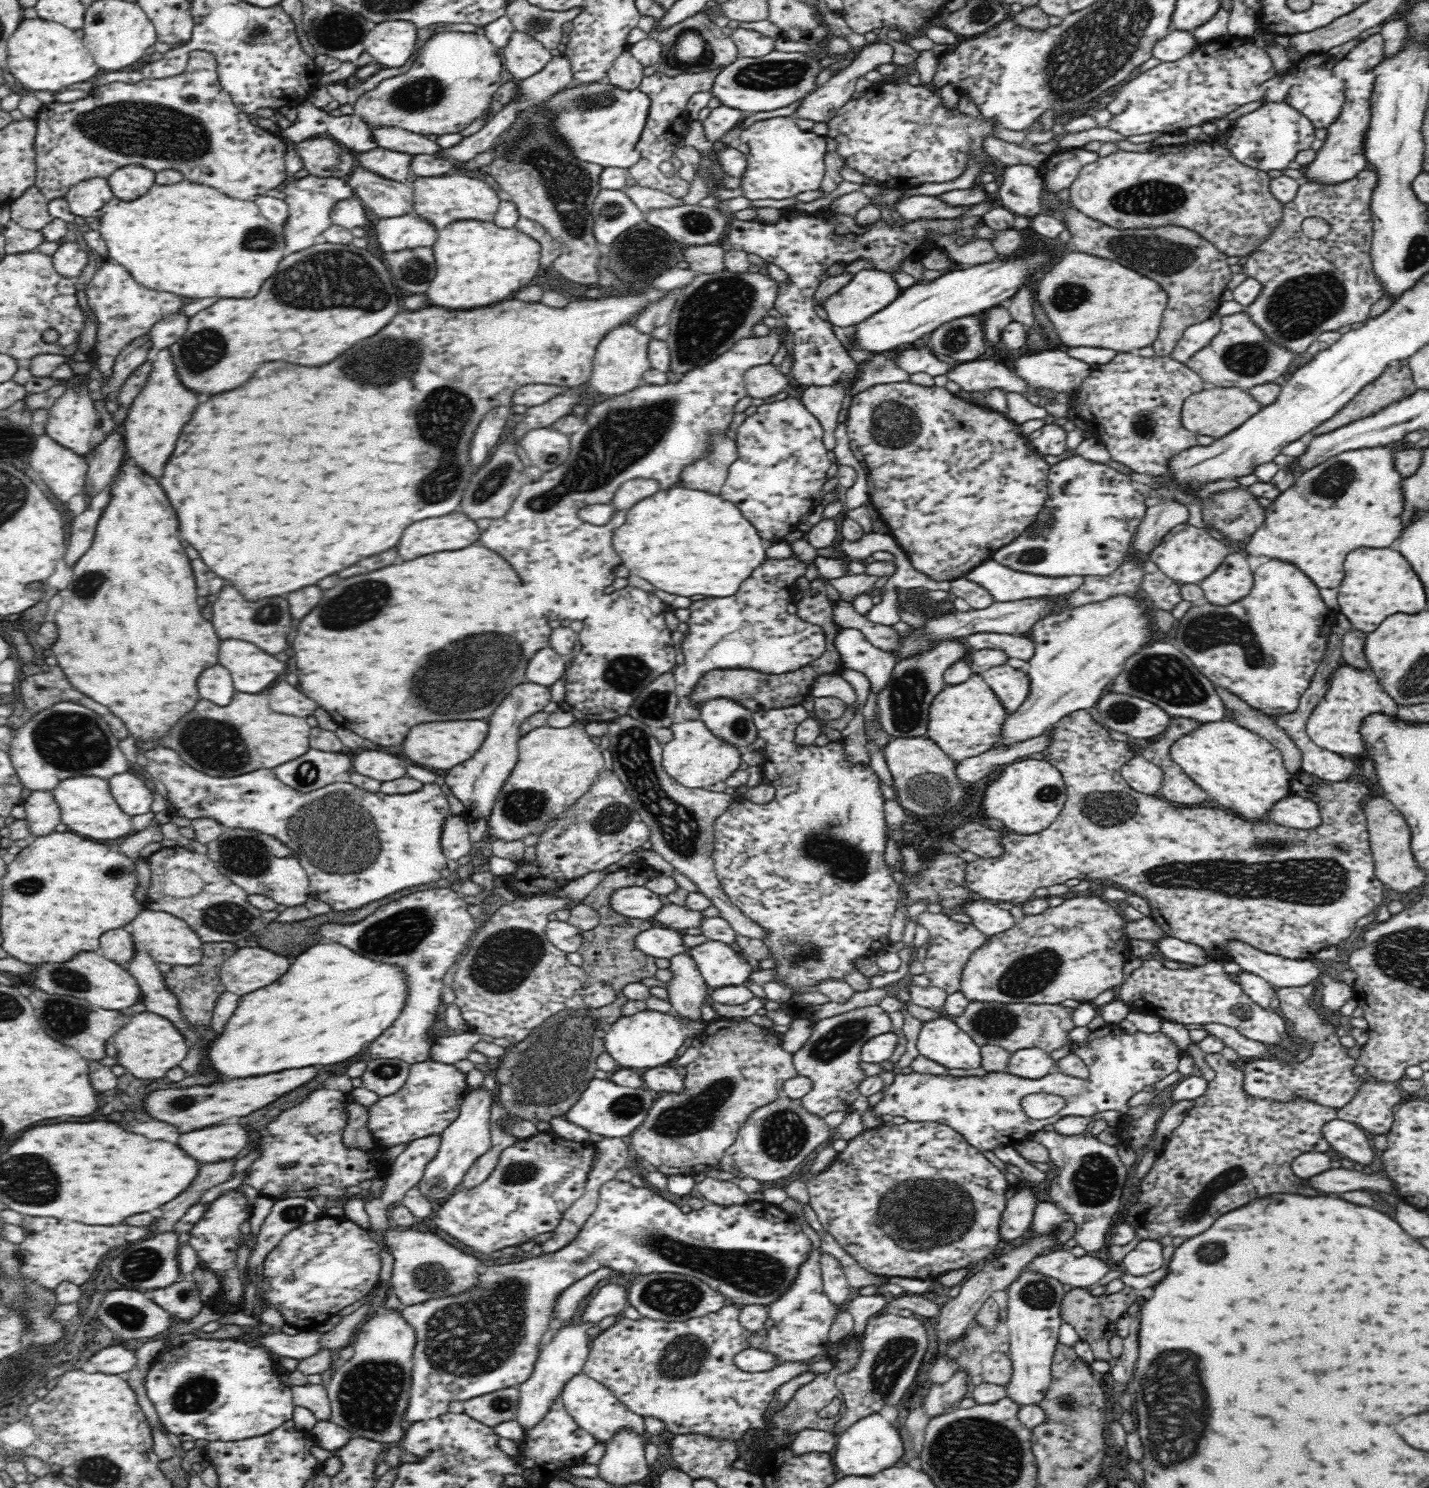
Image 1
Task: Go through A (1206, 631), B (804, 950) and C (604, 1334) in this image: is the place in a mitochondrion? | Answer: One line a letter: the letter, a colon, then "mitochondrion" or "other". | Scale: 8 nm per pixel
A: mitochondrion
B: mitochondrion
C: other

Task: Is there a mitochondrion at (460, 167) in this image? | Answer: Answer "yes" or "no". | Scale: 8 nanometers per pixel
no

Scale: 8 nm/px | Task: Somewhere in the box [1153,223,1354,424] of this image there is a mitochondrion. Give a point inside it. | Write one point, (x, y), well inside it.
(1301, 304)

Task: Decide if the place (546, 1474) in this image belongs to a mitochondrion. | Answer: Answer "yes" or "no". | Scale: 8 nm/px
no

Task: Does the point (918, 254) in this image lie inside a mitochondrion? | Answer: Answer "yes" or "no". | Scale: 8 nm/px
no

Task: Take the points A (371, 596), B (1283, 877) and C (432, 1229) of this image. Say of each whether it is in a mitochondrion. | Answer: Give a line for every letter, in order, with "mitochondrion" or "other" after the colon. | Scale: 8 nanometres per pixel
A: mitochondrion
B: mitochondrion
C: other

